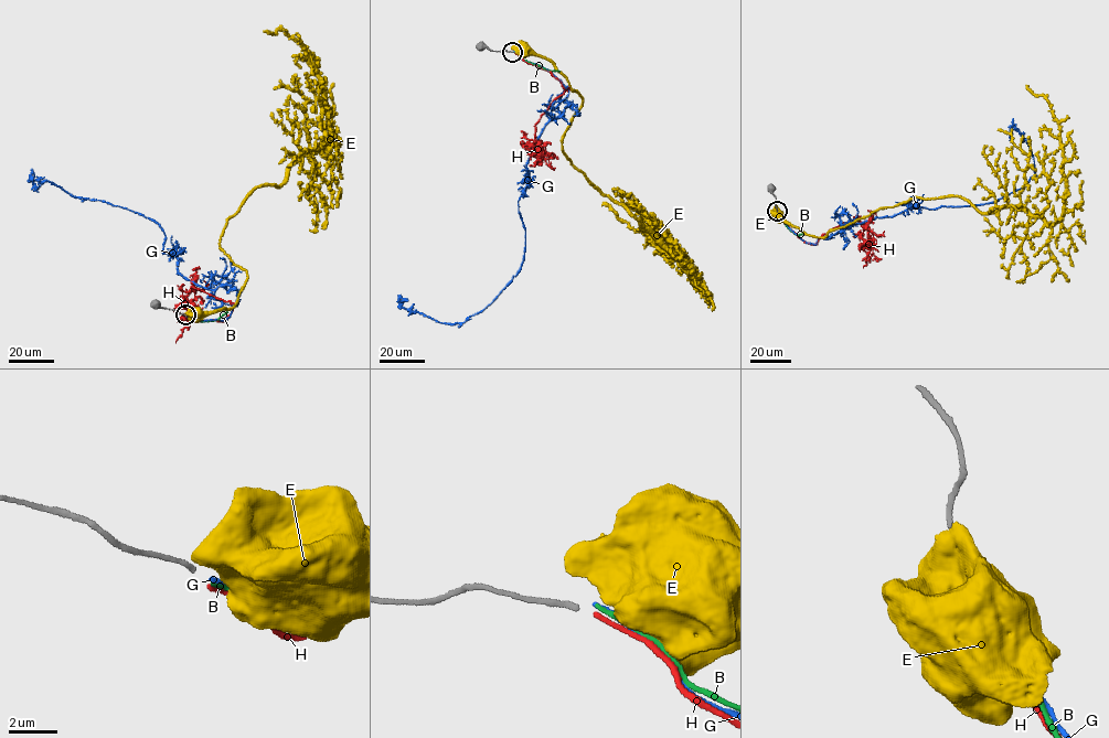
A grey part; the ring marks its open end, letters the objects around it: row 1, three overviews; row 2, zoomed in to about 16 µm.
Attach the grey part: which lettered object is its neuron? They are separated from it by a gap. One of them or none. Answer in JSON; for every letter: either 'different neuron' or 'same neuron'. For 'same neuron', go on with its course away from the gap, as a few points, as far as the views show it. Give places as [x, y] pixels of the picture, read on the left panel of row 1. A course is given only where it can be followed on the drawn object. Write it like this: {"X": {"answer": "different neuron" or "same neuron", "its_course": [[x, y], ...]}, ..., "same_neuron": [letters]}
{"B": {"answer": "different neuron"}, "E": {"answer": "different neuron"}, "G": {"answer": "different neuron"}, "H": {"answer": "different neuron"}, "same_neuron": []}

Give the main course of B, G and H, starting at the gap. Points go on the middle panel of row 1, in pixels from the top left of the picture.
B: (514, 52), (545, 70), (560, 71)
G: (513, 52), (569, 93), (530, 151), (519, 202), (521, 269), (462, 322), (404, 309), (400, 297), (407, 300)
H: (514, 52), (547, 70), (568, 89), (551, 103), (534, 126), (535, 141), (543, 154), (530, 167)

